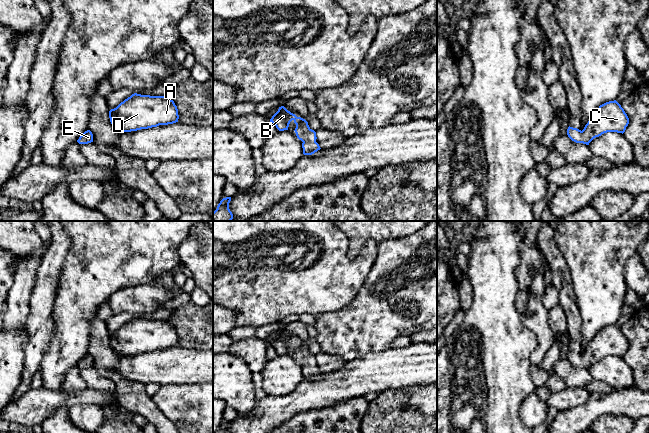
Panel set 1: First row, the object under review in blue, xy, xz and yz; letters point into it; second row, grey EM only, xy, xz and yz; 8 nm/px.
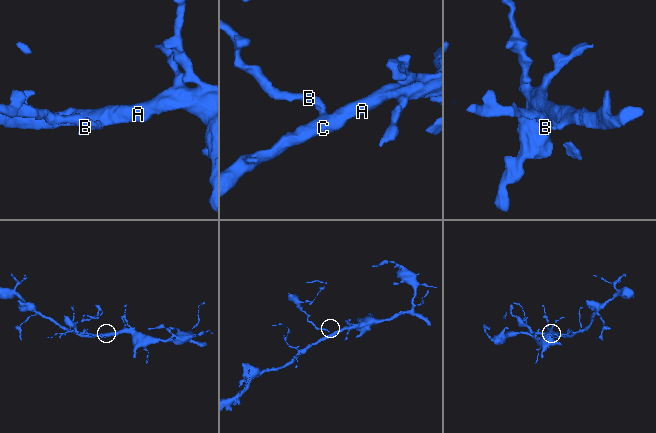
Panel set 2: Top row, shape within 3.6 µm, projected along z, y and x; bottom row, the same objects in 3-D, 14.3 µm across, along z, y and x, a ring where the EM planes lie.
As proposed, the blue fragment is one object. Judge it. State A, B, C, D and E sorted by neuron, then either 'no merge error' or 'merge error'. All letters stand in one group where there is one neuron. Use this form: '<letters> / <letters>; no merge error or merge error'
A B C D E; no merge error

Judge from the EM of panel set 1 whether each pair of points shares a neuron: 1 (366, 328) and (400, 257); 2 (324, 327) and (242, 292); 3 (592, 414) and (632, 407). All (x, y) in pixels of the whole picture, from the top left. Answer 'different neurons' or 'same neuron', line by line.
1: same neuron
2: different neurons
3: same neuron

